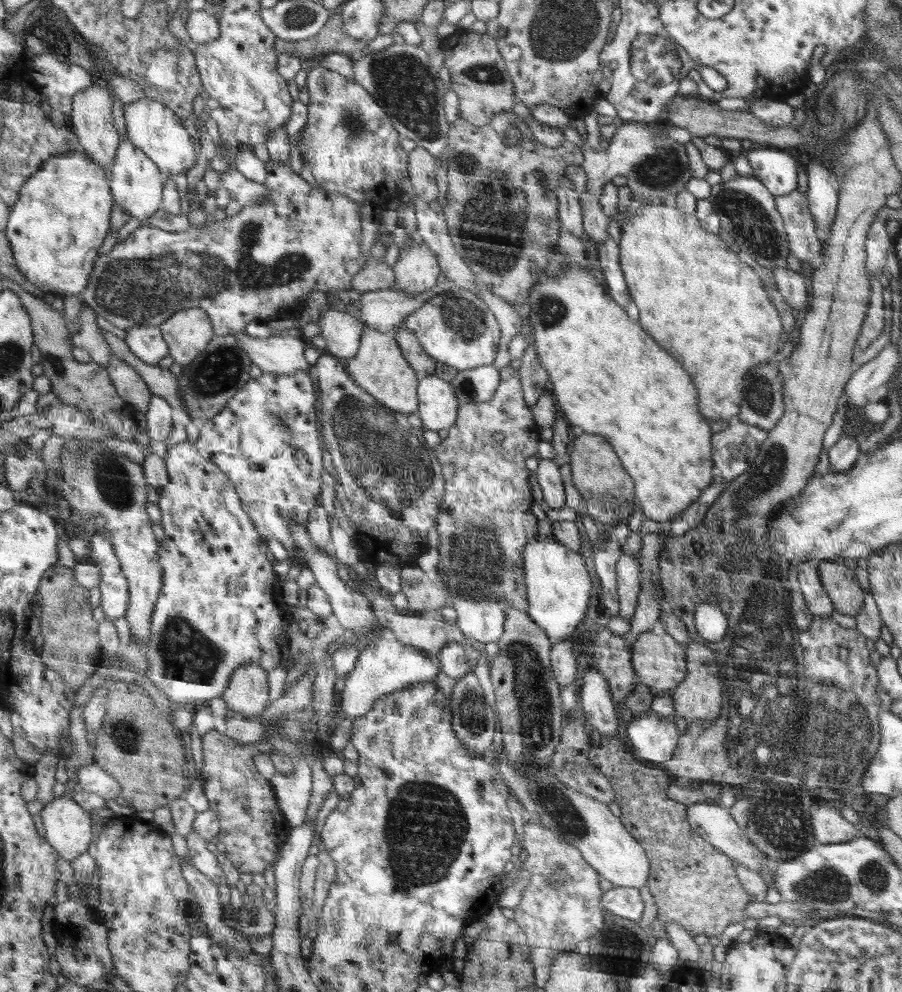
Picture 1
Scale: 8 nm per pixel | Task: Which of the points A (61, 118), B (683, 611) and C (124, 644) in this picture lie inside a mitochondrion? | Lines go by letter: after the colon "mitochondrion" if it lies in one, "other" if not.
A: other
B: other
C: other

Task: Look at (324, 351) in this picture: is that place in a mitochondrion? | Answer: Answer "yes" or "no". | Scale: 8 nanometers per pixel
no

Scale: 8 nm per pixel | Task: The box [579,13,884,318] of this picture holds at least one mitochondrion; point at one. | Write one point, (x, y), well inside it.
(652, 61)

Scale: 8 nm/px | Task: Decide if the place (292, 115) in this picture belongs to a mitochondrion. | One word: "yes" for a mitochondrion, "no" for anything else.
no

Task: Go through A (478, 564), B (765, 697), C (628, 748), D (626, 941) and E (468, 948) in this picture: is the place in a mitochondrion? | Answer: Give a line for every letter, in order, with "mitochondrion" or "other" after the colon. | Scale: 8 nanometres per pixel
A: mitochondrion
B: mitochondrion
C: other
D: mitochondrion
E: other

